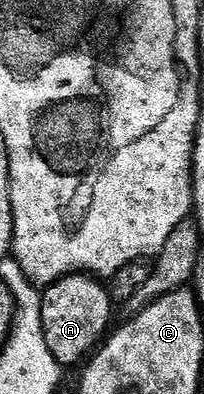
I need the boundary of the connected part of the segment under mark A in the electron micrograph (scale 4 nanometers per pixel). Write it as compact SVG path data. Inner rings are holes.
M81 272L56 279L42 294L42 328L46 336L46 344L50 348L54 360L64 368L74 365L75 362L83 363L97 349L101 339L109 333L110 327L113 325L113 323L111 324L112 309L114 309L114 303L107 285L93 275Z

